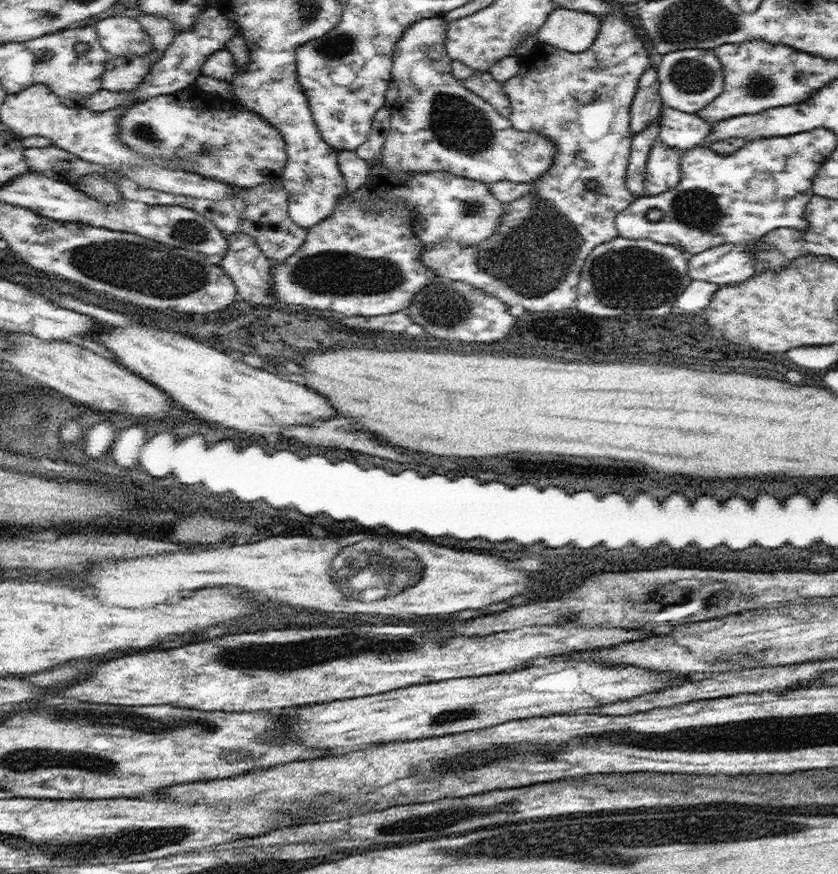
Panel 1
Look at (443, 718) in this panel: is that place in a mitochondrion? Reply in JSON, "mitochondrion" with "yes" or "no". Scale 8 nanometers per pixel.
{"mitochondrion":"yes"}

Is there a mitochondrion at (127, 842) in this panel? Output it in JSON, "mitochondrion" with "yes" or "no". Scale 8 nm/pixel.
{"mitochondrion":"yes"}

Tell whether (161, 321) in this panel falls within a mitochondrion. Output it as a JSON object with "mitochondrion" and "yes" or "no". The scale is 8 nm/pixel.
{"mitochondrion":"no"}

